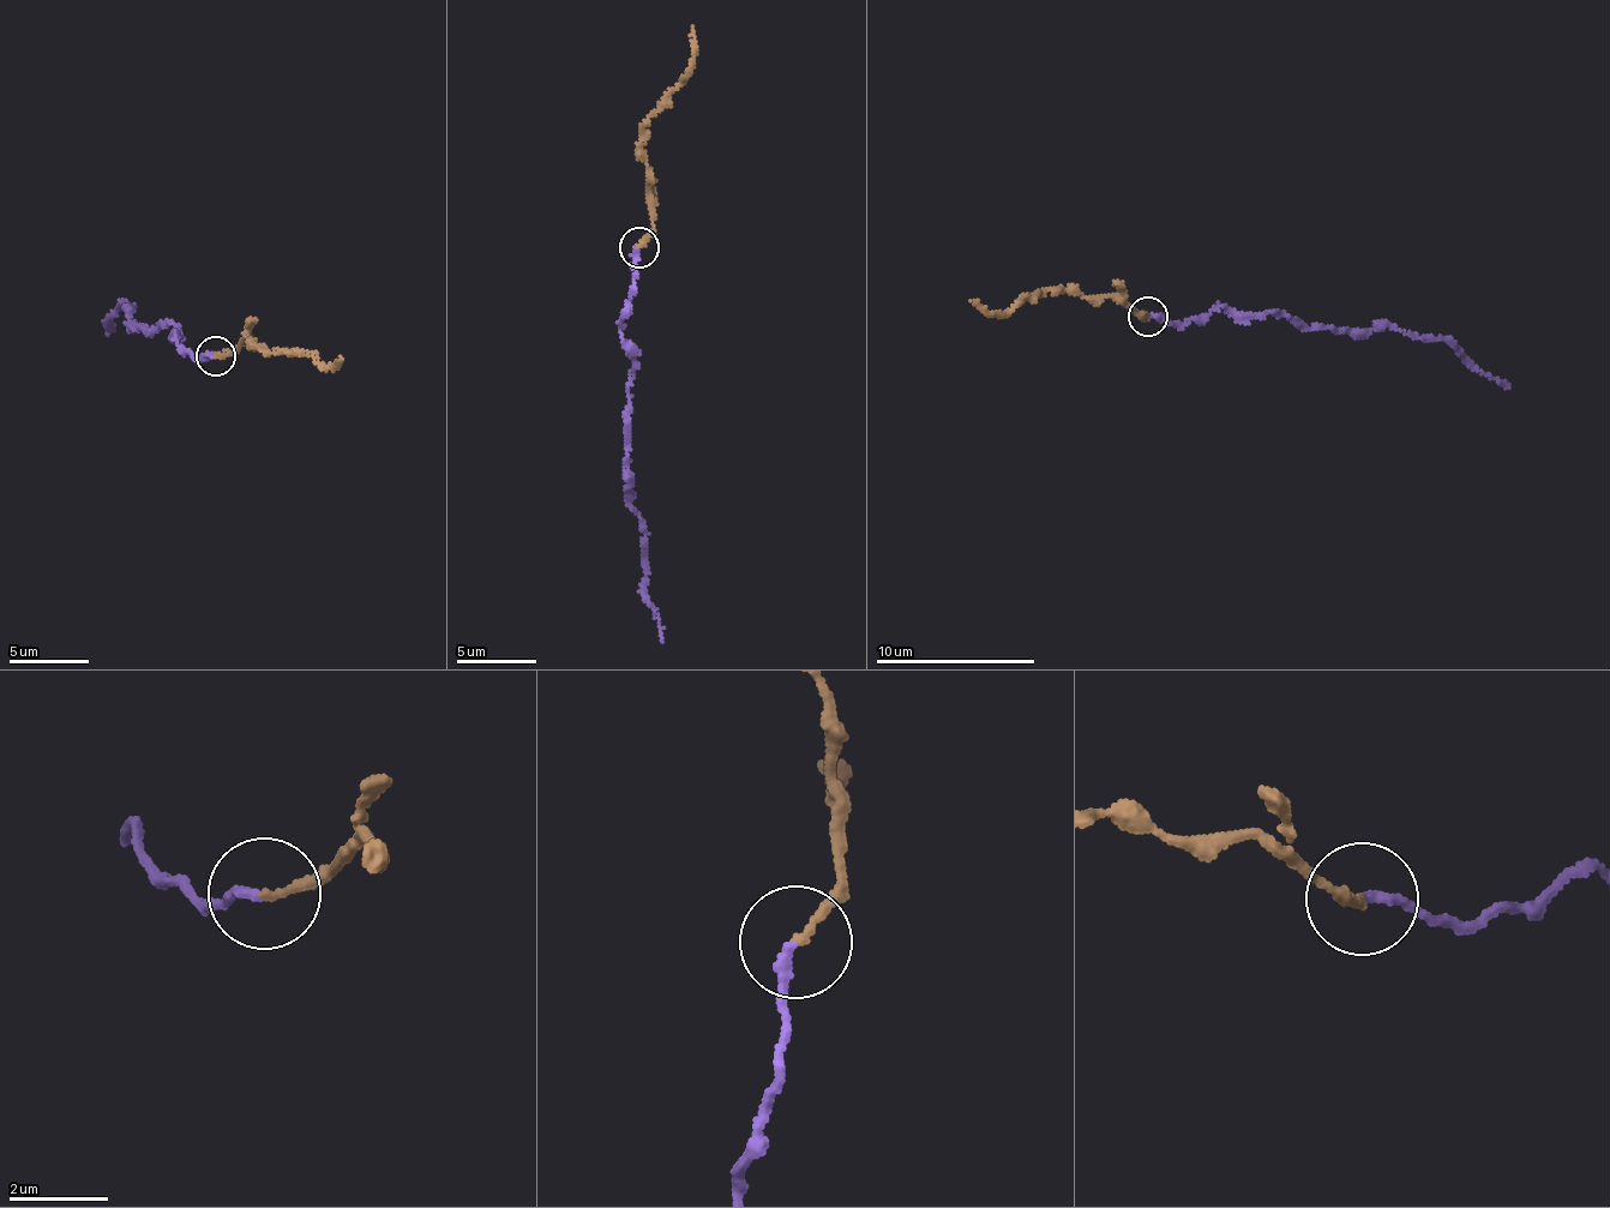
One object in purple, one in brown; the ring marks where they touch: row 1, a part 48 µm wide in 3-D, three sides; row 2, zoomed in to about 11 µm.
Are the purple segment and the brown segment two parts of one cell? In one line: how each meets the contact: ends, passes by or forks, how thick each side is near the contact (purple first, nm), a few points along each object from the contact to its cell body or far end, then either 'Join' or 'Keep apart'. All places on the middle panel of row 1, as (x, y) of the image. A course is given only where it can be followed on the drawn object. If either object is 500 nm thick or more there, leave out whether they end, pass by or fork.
At the ring purple ends. At the ring brown ends. Thickness 200 nm (purple) against 170 nm. Course of purple: (638, 247), (619, 331), (634, 378), (628, 469), (630, 509), (640, 518), (648, 605), (662, 642). Course of brown: (638, 247), (653, 224), (644, 124), (690, 67), (692, 26). Join

